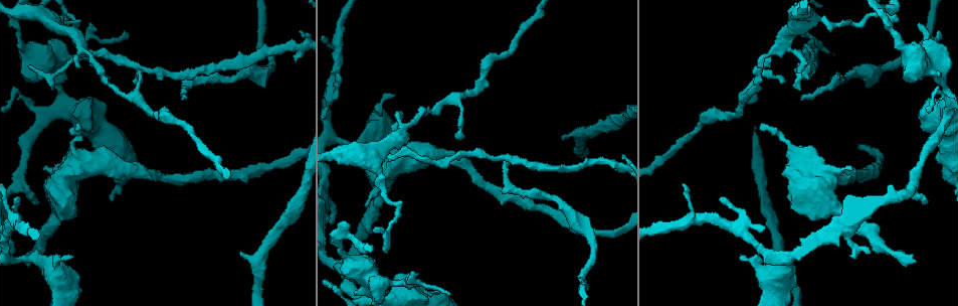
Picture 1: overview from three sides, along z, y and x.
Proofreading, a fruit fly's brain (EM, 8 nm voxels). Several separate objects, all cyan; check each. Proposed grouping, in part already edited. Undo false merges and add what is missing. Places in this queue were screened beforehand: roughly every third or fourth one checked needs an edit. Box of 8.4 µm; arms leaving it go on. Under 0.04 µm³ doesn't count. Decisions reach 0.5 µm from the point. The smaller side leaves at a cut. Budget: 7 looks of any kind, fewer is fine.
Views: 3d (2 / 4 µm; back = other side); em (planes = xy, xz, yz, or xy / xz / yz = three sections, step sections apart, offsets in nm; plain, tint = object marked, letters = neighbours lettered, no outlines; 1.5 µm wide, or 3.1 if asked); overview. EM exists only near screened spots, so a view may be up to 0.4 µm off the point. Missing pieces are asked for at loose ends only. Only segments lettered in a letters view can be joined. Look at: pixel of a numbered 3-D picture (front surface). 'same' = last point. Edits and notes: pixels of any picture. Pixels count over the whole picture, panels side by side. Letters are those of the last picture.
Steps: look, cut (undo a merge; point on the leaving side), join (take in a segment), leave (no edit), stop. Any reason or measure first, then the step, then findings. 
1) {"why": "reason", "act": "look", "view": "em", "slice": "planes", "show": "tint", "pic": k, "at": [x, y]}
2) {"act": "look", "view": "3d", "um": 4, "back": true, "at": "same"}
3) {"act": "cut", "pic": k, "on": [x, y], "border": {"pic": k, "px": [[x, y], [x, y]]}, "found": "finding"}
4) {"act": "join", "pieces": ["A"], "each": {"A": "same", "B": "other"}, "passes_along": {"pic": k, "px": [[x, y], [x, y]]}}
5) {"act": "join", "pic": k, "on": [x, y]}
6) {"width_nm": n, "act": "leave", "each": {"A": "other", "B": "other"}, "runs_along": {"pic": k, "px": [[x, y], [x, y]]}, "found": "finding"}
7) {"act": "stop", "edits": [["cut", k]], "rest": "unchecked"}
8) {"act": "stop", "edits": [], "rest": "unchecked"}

{"why": "three-way junction", "act": "look", "view": "em", "slice": "xz", "step": 4, "show": "letters", "pic": 1, "at": [785, 45]}

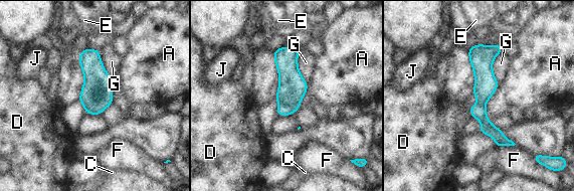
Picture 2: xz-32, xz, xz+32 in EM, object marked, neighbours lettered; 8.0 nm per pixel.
{"act": "look", "view": "em", "slice": "planes", "show": "letters", "at": "same"}

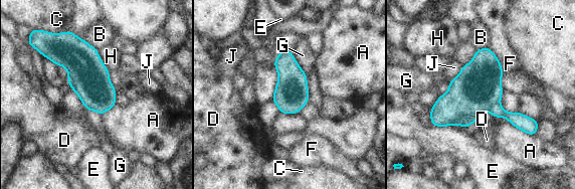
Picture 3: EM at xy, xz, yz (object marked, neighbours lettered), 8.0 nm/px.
{"act": "cut", "pic": 3, "on": [518, 120], "each": {"A": "other", "B": "other", "C": "other", "D": "other", "E": "other", "F": "other", "G": "other", "H": "other", "J": "other"}, "part_leaving": {"pic": 3, "px": [[493, 110], [527, 125], [535, 125]]}, "found": "a second neuron is stuck on"}

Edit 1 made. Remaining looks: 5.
{"why": "tapers out", "act": "look", "view": "em", "slice": "xz", "step": 8, "show": "plain", "pic": 1, "at": [781, 84]}

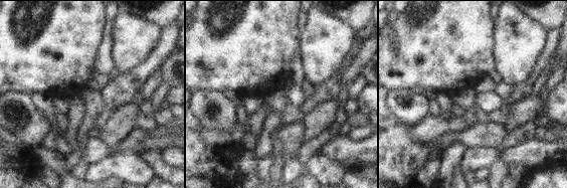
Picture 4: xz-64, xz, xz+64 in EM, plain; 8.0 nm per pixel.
{"act": "look", "view": "em", "slice": "xz", "step": 8, "show": "letters", "at": "same"}

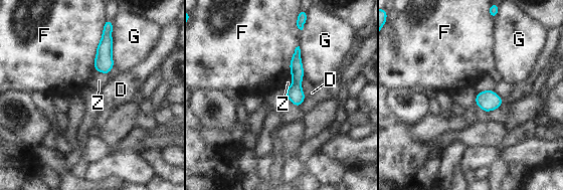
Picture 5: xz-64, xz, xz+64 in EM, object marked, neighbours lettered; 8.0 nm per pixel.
{"act": "leave", "each": {"D": "other", "F": "other", "G": "other", "Z": "other"}, "runs_along": {"pic": 5, "px": [[298, 51], [297, 103]]}, "found": "no lettered segment goes on from it"}

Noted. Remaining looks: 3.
{"why": "long arm stops here", "act": "look", "view": "3d", "um": 4, "pic": 1, "at": [914, 261]}

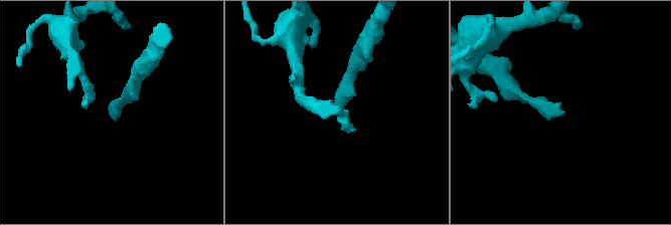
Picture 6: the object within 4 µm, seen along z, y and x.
{"act": "look", "view": "em", "slice": "planes", "show": "tint", "pic": 6, "at": [562, 114]}

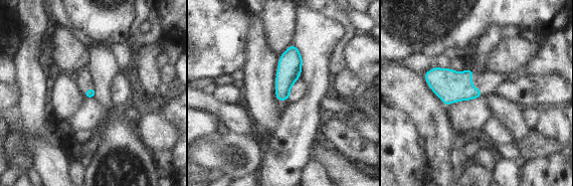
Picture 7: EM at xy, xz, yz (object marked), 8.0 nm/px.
{"why": "what lies round it", "act": "look", "view": "em", "slice": "planes", "show": "letters", "at": "same"}

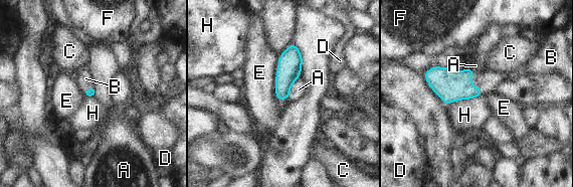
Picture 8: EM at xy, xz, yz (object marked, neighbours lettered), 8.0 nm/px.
{"act": "join", "pieces": ["B"], "each": {"A": "other", "B": "same", "C": "other", "D": "other", "E": "other", "F": "other", "H": "other"}, "passes_along": {"pic": 8, "px": [[449, 84], [470, 82], [489, 81]]}, "found": "the neuron continues"}

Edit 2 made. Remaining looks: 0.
{"act": "stop", "edits": [["cut", 3], ["join", 8]], "rest": "unchecked"}

